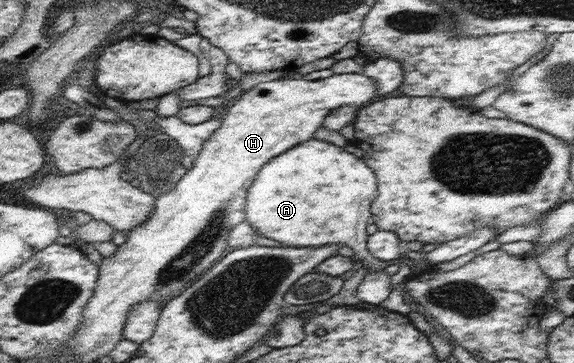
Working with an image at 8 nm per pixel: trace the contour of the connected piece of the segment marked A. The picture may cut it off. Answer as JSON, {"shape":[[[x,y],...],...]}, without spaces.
{"shape":[[[311,138],[293,146],[268,161],[260,170],[254,184],[247,192],[245,219],[258,230],[262,237],[282,242],[284,246],[324,246],[324,244],[342,244],[355,252],[363,266],[369,266],[370,273],[386,268],[391,262],[374,258],[367,249],[366,226],[370,214],[370,204],[376,198],[376,178],[374,172],[354,154],[346,152],[344,147],[327,141]]]}

